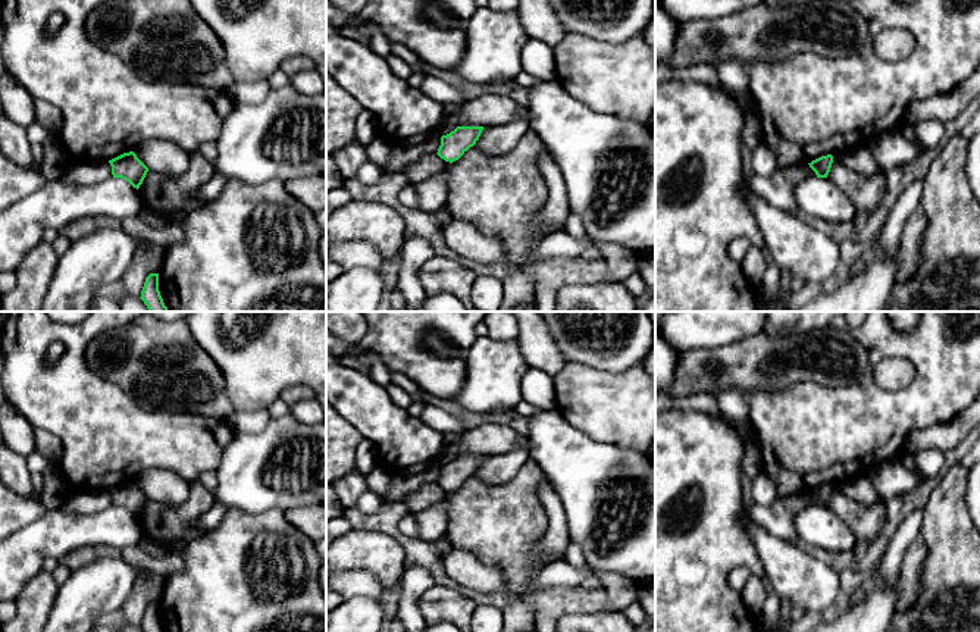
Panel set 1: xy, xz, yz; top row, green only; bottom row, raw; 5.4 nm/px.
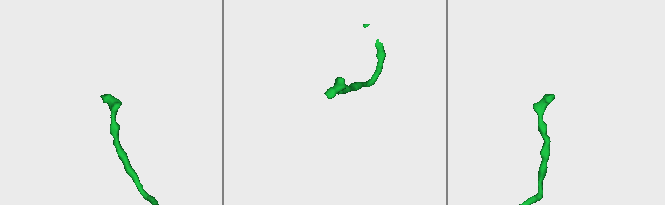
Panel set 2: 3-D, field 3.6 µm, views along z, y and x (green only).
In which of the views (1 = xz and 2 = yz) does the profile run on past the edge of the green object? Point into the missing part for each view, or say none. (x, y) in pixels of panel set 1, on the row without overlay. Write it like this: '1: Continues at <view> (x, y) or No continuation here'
1: No continuation here
2: No continuation here

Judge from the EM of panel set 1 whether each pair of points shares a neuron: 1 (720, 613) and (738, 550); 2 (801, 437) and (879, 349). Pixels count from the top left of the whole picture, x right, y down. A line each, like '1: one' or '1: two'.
1: one
2: one

